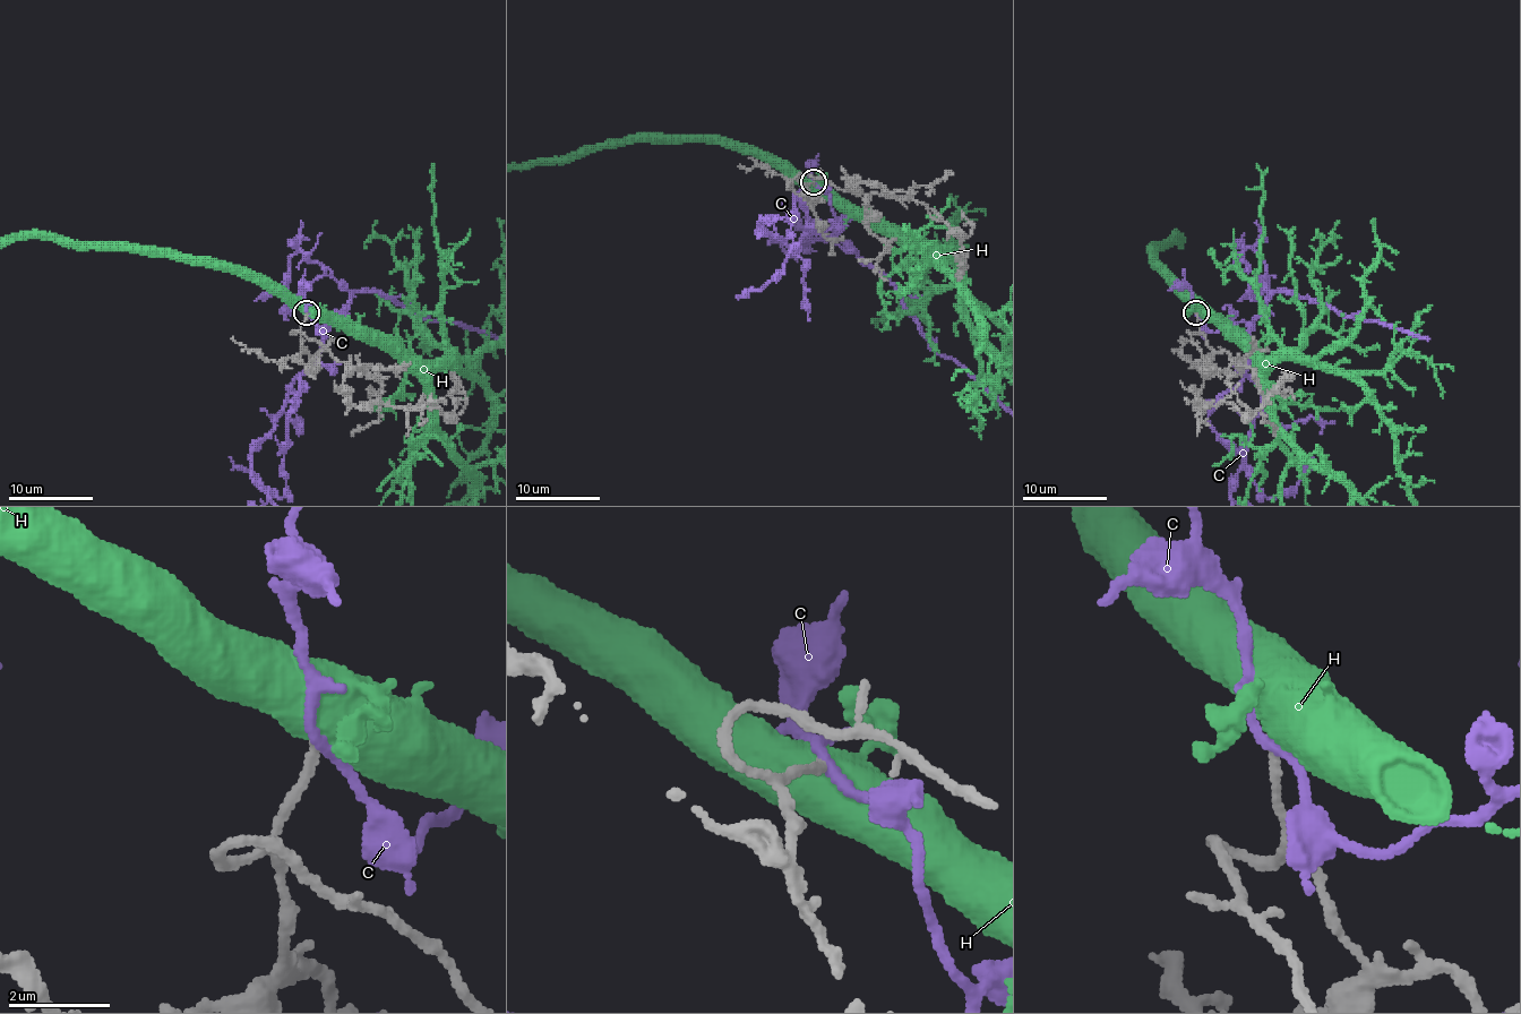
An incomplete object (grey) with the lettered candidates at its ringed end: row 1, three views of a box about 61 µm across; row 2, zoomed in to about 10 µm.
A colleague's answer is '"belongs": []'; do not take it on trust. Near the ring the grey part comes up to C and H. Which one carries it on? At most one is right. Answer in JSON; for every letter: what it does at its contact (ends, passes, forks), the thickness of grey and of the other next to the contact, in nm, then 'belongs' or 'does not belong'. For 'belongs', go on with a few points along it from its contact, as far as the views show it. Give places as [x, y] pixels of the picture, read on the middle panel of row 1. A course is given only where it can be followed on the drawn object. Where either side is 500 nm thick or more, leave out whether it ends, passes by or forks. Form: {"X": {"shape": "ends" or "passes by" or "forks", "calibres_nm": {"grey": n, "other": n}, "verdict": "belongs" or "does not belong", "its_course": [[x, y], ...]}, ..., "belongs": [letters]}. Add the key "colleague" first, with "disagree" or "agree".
{"colleague": "agree", "C": {"shape": "passes by", "calibres_nm": {"grey": 180, "other": 180}, "verdict": "does not belong"}, "H": {"calibres_nm": {"grey": 170, "other": 800}, "verdict": "does not belong"}, "belongs": []}

